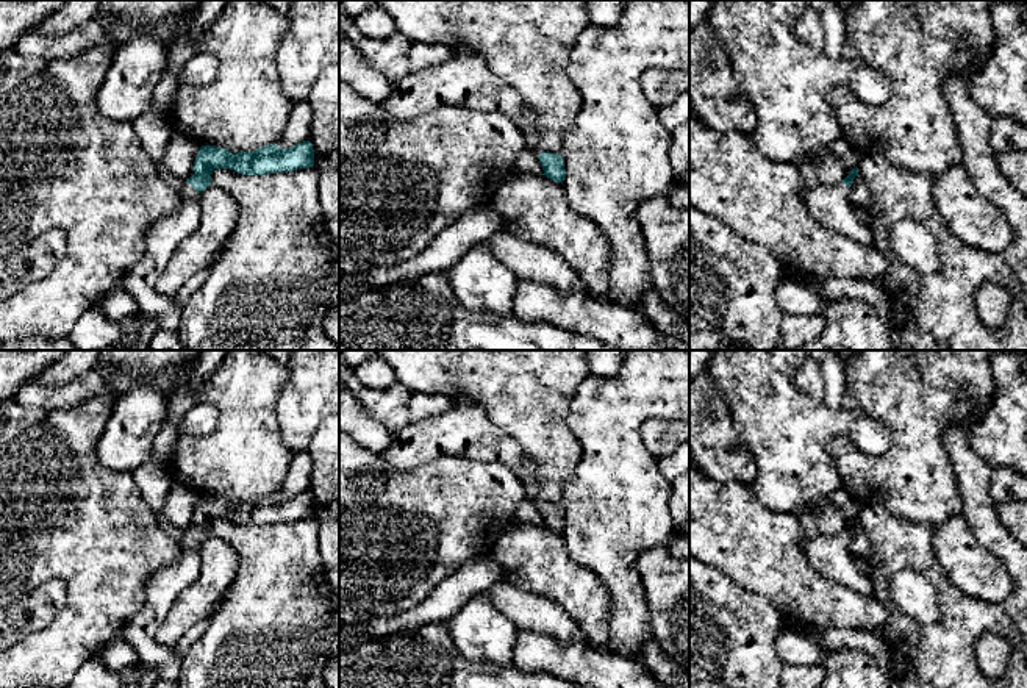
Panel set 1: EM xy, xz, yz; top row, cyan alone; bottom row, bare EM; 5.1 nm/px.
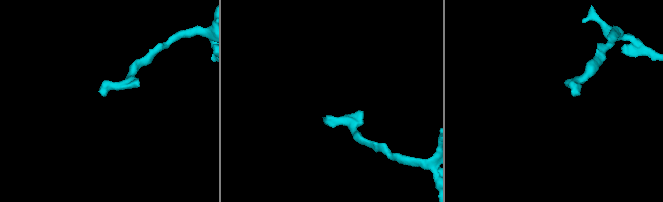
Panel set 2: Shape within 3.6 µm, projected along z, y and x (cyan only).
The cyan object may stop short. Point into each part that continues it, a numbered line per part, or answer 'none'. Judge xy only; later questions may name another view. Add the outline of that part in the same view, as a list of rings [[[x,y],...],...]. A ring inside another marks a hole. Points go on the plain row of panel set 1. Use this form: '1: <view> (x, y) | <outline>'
1: xy (168, 584) | [[[184,533],[180,546],[181,558],[149,579],[145,604],[120,633],[136,650],[141,663],[155,666],[161,679],[170,682],[178,680],[181,658],[175,655],[172,647],[159,644],[155,635],[175,599],[197,580],[202,571],[199,543]]]

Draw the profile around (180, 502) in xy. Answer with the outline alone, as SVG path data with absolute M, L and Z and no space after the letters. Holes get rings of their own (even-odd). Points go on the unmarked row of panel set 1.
M174 483L166 496L163 514L174 527L188 530L194 525L192 516L199 500L200 496L195 491Z

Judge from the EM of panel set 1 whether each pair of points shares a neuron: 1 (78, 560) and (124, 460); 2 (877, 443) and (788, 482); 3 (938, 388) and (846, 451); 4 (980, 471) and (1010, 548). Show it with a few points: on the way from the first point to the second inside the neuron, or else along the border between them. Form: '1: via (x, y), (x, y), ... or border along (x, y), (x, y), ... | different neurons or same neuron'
1: border along (96, 443), (96, 458), (103, 466), (132, 474) | different neurons
2: via (852, 427), (830, 427), (801, 457) | same neuron
3: via (916, 416), (916, 432), (885, 463), (874, 463) | same neuron
4: via (977, 490), (980, 516), (991, 529) | same neuron

